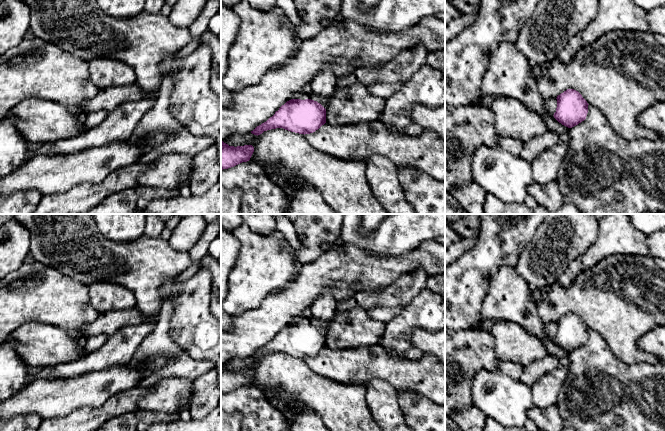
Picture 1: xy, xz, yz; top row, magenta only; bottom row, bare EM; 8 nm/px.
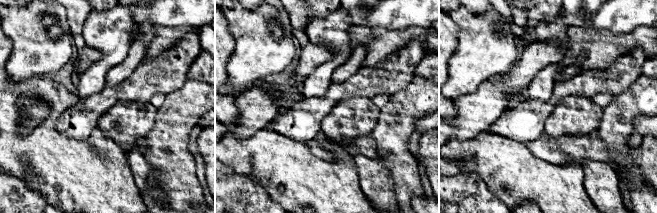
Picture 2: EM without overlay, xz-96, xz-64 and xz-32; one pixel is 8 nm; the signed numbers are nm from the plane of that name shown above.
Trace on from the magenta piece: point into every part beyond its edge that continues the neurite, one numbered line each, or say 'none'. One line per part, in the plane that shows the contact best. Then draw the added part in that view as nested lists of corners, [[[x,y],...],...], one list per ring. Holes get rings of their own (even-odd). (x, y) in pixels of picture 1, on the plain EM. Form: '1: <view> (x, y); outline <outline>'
1: xz (324, 326); outline [[[297,316],[294,317],[292,320],[292,323],[301,323],[301,324],[305,324],[305,323],[311,323],[314,325],[317,325],[318,327],[320,327],[325,333],[327,333],[327,330],[330,326],[331,320],[328,320],[324,323],[319,323],[314,317],[310,317],[310,318],[305,318],[303,316]]]

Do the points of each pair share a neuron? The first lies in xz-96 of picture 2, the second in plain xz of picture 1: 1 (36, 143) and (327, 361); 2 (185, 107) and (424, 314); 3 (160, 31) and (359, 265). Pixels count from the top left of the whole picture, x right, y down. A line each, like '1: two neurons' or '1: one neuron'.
1: two neurons
2: one neuron
3: one neuron

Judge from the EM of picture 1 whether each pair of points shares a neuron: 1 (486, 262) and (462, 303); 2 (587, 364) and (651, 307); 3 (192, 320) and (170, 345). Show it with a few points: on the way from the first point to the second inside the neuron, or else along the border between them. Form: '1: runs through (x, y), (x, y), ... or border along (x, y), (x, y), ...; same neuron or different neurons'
1: runs through (476, 272), (462, 286), (462, 293); same neuron
2: border along (592, 329), (602, 337), (611, 352), (624, 363); different neurons
3: border along (170, 318), (170, 337), (190, 357); different neurons

